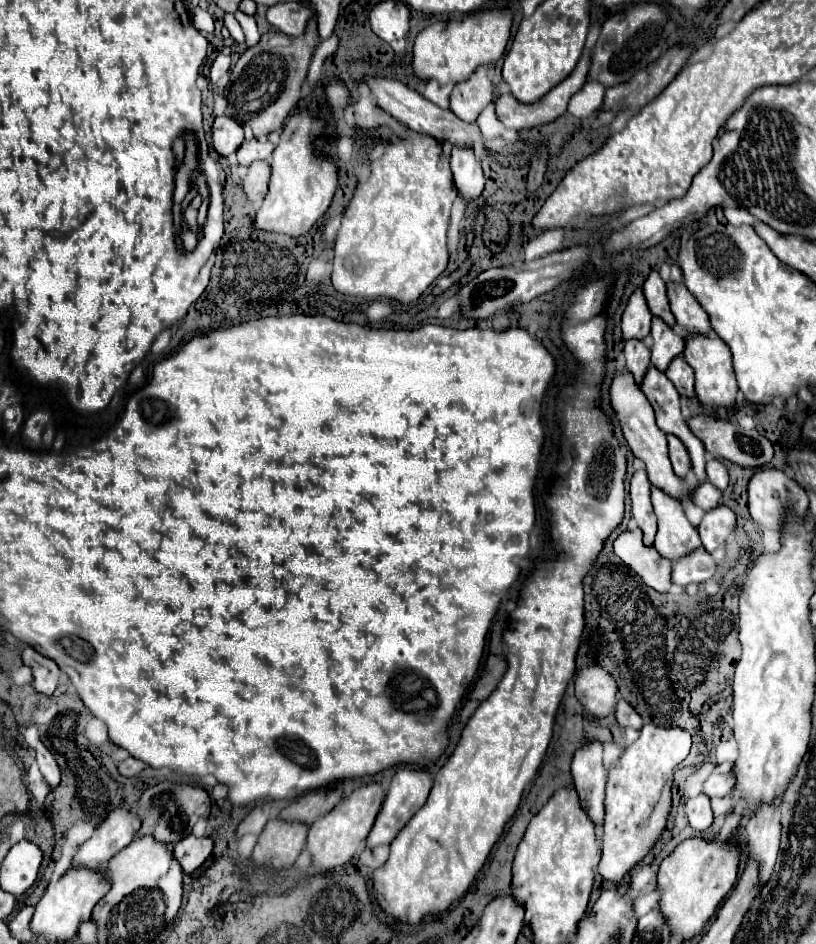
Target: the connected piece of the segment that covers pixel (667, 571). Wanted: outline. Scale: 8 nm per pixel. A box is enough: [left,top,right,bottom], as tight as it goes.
[614,527,672,593]

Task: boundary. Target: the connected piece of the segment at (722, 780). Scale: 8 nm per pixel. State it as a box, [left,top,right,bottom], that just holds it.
[702,763,734,797]

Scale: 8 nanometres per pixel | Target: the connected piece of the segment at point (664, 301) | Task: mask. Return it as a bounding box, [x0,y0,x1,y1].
[642,271,676,327]

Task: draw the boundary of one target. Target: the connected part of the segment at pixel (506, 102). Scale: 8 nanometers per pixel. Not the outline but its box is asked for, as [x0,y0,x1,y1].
[496,51,590,131]

